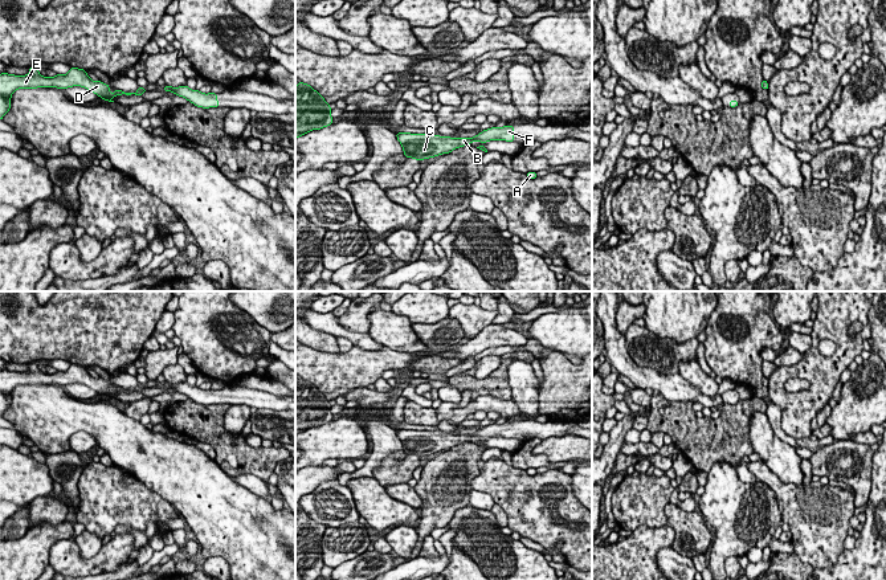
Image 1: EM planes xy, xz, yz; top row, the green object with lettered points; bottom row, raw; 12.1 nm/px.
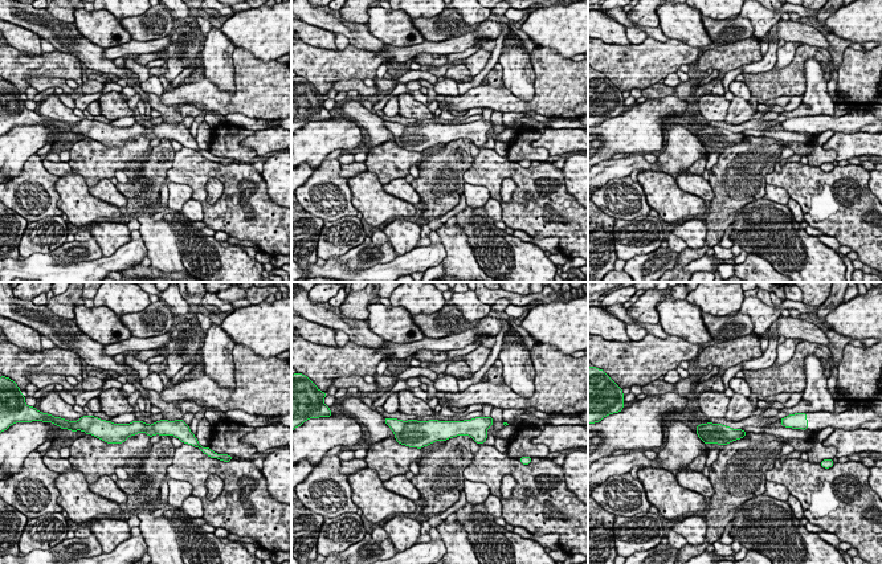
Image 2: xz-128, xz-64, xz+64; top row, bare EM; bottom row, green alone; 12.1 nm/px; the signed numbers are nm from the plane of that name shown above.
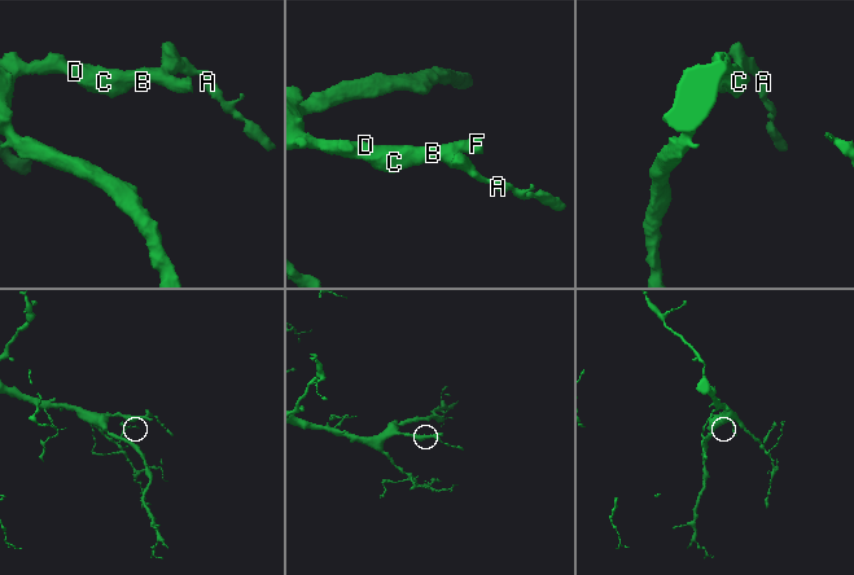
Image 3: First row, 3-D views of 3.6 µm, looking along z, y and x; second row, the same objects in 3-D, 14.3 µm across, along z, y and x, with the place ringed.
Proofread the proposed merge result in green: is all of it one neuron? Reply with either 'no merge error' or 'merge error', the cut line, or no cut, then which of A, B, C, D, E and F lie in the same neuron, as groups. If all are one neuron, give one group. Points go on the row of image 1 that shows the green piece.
no merge error | no cut | A B C D E F

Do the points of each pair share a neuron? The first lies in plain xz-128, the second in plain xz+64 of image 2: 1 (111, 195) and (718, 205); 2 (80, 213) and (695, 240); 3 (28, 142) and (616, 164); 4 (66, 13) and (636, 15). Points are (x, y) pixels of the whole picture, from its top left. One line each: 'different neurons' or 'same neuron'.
1: different neurons
2: different neurons
3: different neurons
4: same neuron

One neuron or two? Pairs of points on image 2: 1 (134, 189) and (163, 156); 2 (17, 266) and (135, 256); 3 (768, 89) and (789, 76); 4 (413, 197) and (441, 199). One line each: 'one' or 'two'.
1: one
2: one
3: one
4: two

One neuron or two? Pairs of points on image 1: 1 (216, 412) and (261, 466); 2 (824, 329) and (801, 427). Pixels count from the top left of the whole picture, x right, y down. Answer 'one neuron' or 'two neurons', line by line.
1: one neuron
2: one neuron

